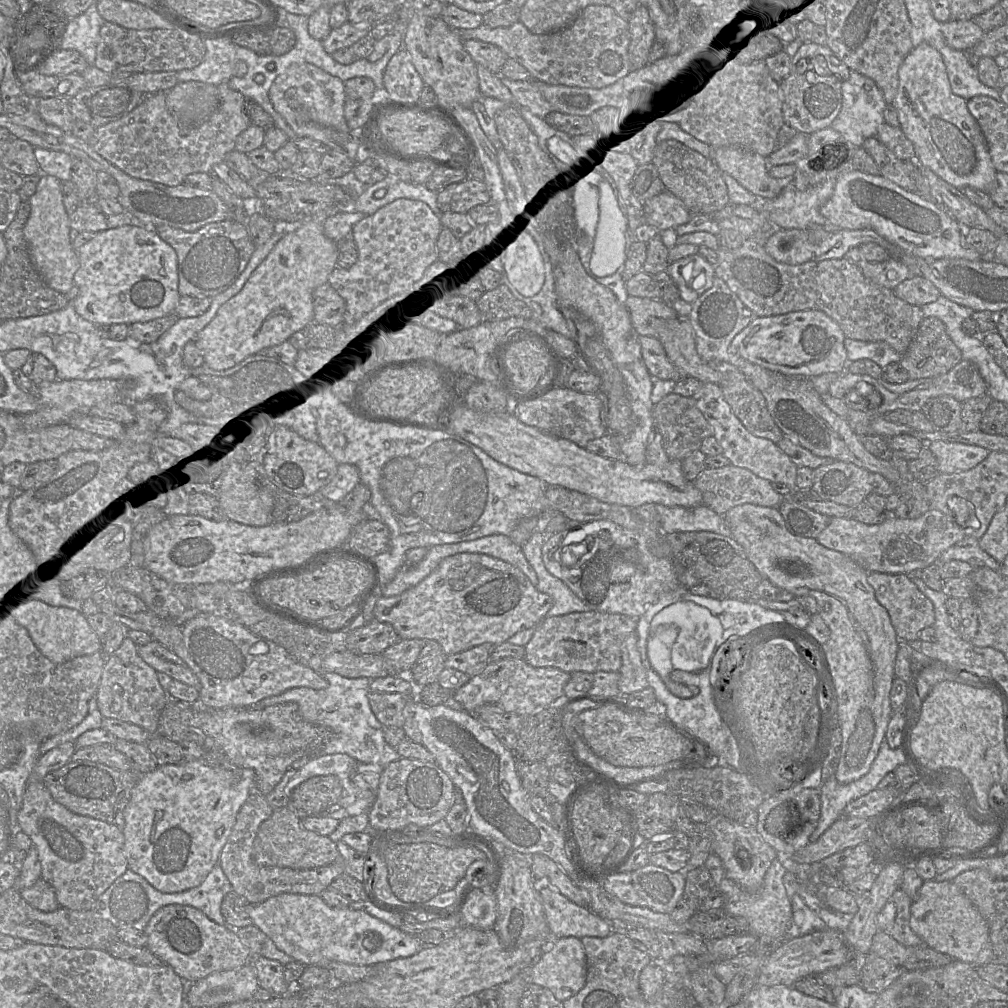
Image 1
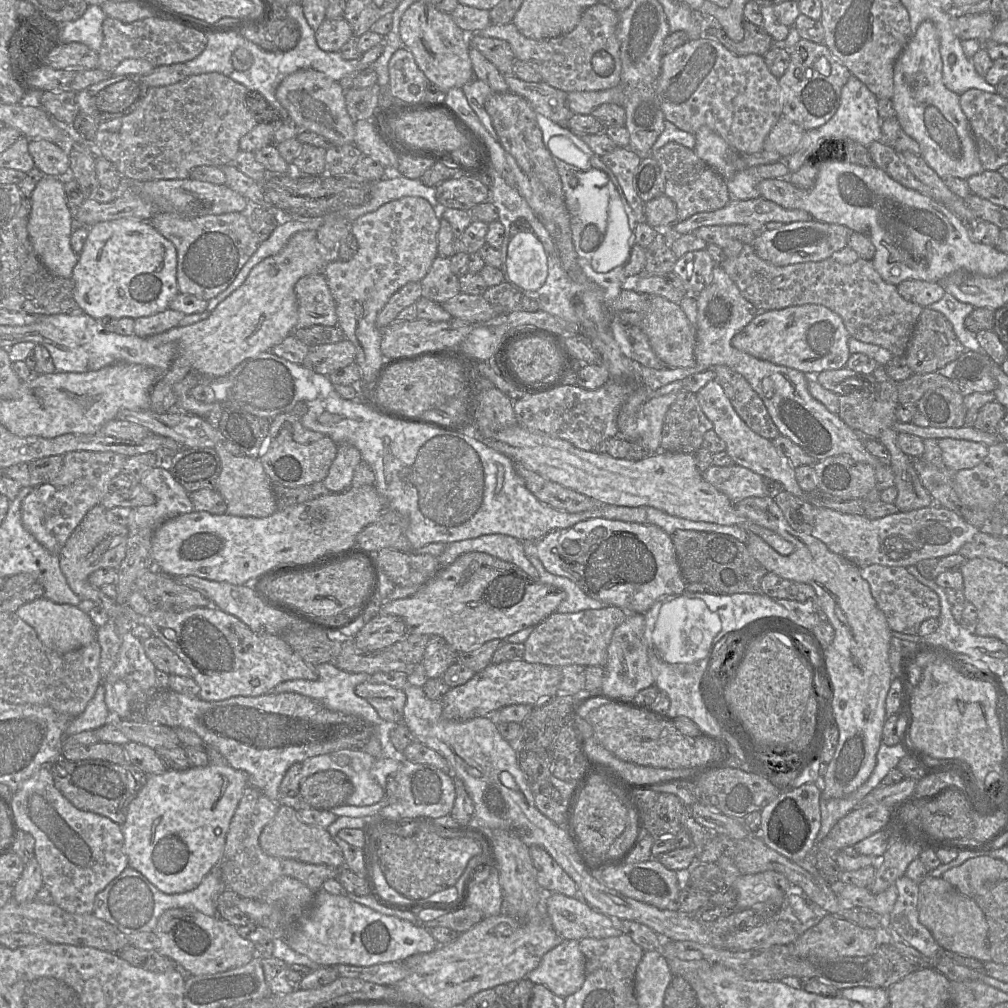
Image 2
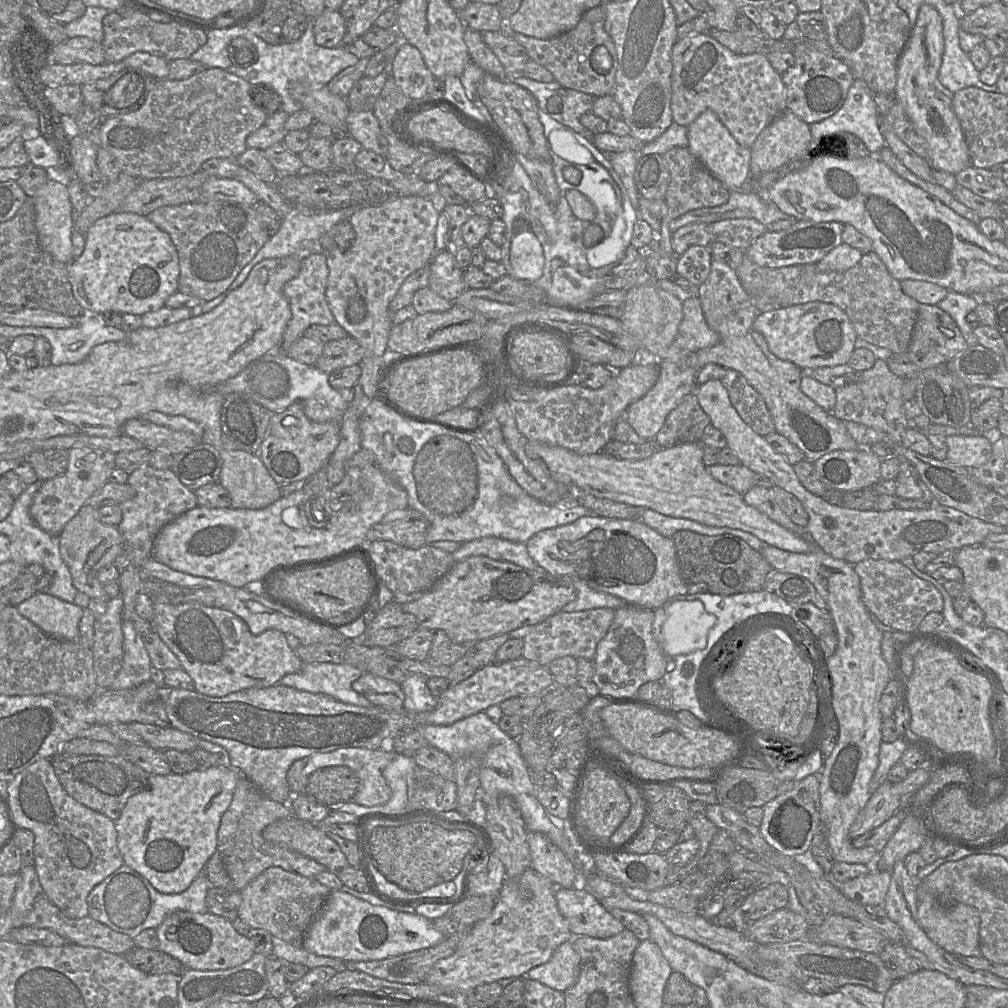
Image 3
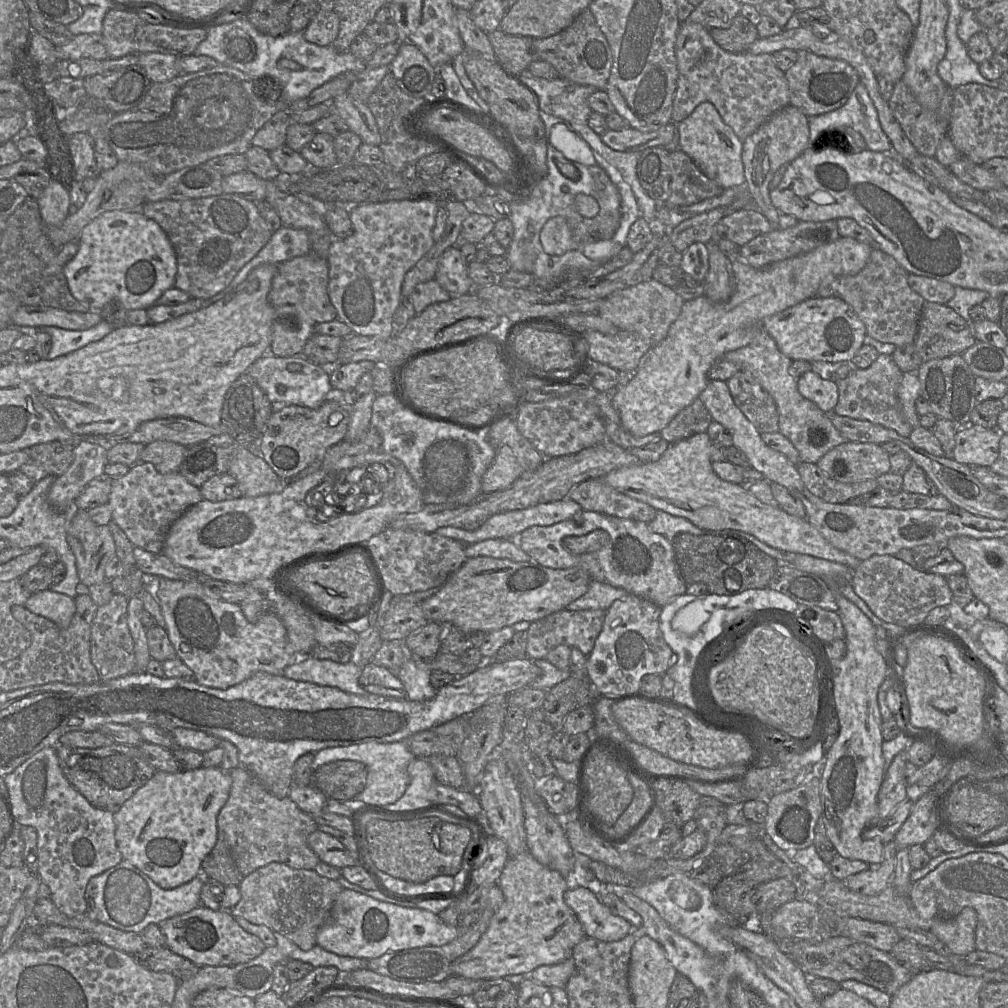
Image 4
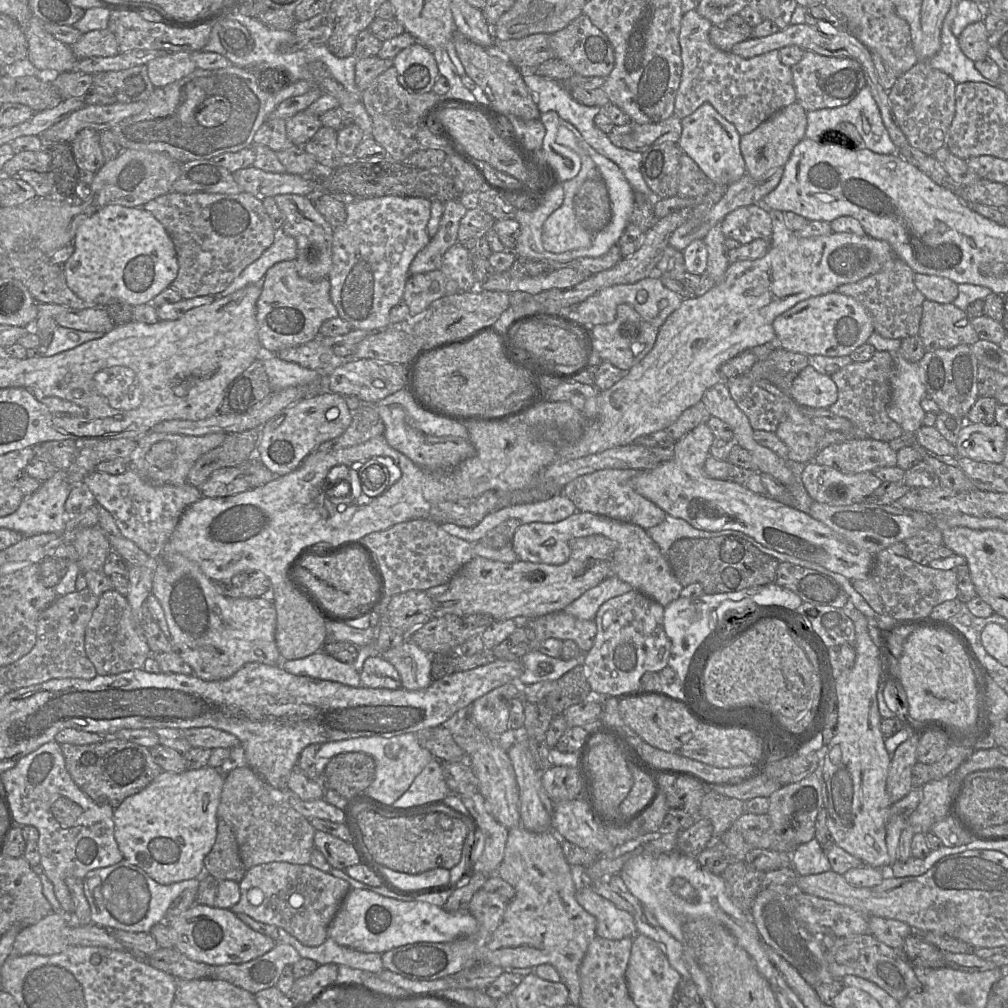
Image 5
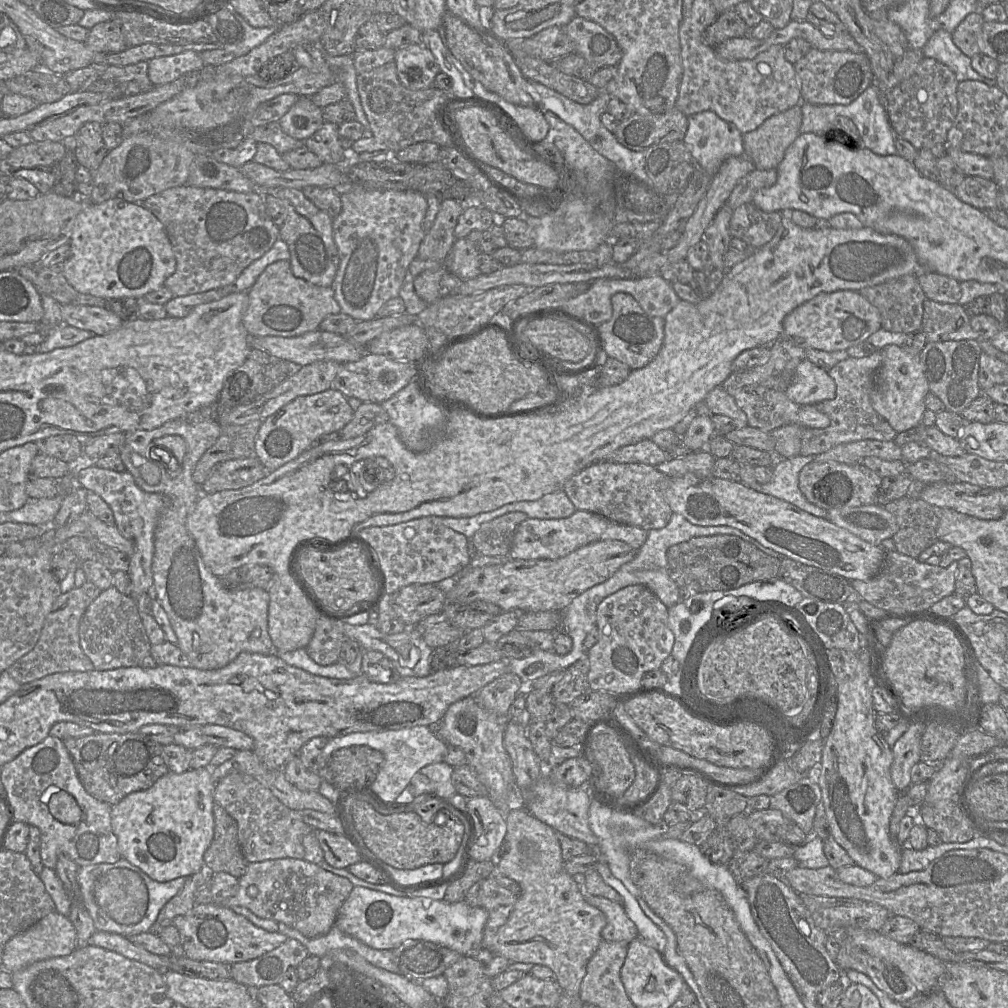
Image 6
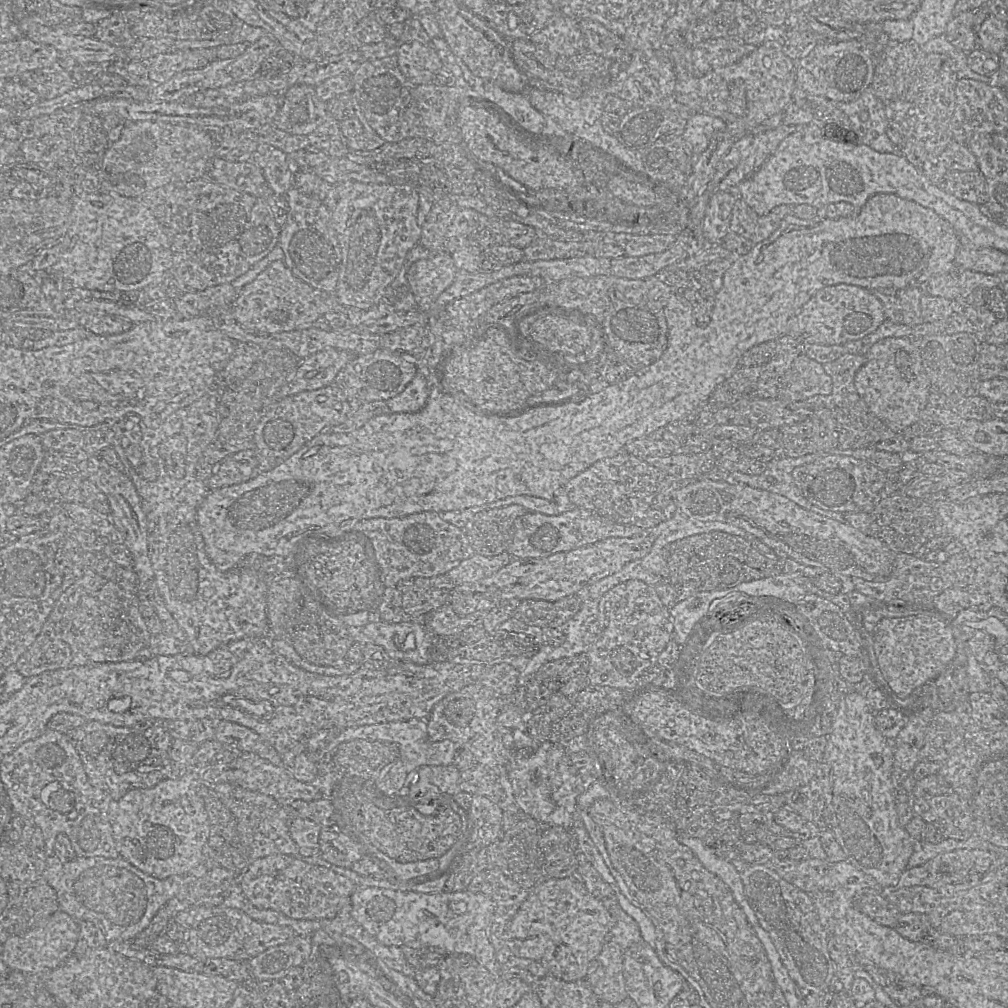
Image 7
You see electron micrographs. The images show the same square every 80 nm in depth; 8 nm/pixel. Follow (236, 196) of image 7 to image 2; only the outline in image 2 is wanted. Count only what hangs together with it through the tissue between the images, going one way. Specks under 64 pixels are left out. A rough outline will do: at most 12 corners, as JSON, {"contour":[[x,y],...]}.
{"contour":[[242,212],[150,222],[176,248],[178,292],[207,301],[260,244]]}

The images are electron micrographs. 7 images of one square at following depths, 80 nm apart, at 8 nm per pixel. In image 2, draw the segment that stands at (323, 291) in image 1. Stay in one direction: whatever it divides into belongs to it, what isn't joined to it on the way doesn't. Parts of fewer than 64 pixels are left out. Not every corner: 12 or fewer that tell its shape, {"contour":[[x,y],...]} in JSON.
{"contour":[[323,273],[294,286],[296,329],[336,326],[336,306]]}

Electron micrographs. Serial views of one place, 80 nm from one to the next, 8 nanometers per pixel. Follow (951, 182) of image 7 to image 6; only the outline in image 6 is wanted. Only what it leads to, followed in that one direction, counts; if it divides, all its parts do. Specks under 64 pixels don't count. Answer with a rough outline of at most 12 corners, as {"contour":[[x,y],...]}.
{"contour":[[966,176],[953,189],[981,210],[997,208],[992,179]]}

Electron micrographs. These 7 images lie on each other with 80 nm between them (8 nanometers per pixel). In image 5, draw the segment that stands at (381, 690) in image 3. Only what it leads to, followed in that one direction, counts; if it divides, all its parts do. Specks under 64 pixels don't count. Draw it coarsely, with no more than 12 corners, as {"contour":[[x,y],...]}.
{"contour":[[381,655],[368,657],[363,687],[399,689],[400,675]]}

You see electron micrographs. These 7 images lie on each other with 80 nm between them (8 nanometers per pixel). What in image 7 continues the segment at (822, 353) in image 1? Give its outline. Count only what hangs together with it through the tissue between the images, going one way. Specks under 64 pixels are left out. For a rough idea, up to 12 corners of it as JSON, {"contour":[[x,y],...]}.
{"contour":[[817,291],[790,319],[803,344],[843,345],[885,319],[872,291]]}

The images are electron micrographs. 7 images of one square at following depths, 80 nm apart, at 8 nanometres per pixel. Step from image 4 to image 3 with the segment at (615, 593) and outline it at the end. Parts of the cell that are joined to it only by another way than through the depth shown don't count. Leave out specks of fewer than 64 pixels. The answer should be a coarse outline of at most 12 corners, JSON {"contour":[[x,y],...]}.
{"contour":[[577,577],[573,601],[562,608],[575,612],[595,608],[618,609],[622,598],[594,590]]}

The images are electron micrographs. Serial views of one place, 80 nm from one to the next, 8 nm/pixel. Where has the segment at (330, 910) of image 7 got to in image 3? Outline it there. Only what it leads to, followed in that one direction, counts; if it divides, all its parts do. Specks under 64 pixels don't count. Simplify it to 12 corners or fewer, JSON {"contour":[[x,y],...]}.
{"contour":[[270,867],[239,892],[239,919],[302,947],[332,890]]}

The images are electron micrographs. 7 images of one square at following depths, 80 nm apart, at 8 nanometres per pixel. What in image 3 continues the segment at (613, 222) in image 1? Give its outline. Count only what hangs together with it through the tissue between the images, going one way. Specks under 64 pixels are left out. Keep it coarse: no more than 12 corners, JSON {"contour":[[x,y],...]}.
{"contour":[[623,206],[610,235],[587,250],[591,268],[619,263],[627,248]]}

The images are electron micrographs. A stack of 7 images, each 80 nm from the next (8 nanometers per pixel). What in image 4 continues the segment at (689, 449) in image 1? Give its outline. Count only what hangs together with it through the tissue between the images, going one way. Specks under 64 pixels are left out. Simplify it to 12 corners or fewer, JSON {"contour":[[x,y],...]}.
{"contour":[[698,397],[660,431],[668,443],[706,432],[710,412]]}

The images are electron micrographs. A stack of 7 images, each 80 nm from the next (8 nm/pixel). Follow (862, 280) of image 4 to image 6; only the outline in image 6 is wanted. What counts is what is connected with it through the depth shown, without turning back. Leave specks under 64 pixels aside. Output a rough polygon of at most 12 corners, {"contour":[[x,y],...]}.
{"contour":[[917,275],[859,292],[883,329],[921,330],[926,296]]}

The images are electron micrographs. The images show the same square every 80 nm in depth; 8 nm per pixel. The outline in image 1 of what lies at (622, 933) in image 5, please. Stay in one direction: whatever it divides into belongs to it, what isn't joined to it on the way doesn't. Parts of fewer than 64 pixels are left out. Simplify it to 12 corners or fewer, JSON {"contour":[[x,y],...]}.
{"contour":[[552,886],[539,897],[553,938],[604,938],[612,924]]}

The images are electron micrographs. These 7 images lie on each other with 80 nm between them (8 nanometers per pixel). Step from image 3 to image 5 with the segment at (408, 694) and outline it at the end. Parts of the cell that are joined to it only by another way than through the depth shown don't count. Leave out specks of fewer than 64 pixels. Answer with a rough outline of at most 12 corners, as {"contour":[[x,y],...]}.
{"contour":[[408,639],[381,656],[403,688],[432,683],[432,655]]}

